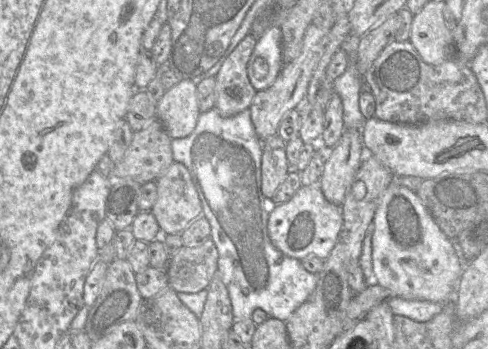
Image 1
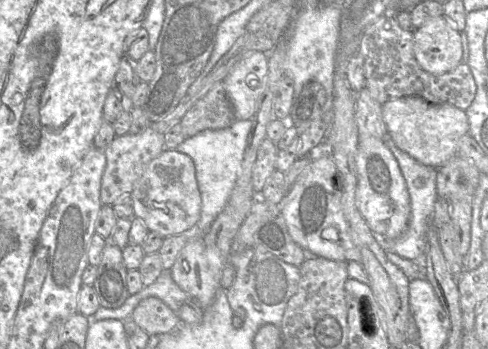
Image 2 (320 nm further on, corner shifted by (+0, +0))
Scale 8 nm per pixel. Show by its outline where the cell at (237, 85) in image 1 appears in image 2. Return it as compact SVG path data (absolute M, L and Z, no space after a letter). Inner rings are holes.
M217 82L186 112L180 124L188 138L205 130L228 128L235 120L235 114L224 84Z

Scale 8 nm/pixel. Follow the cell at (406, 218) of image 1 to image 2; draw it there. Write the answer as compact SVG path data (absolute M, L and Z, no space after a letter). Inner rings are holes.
M371 135L358 136L356 169L355 202L368 227L379 238L398 238L408 225L410 197L399 165L383 139Z

